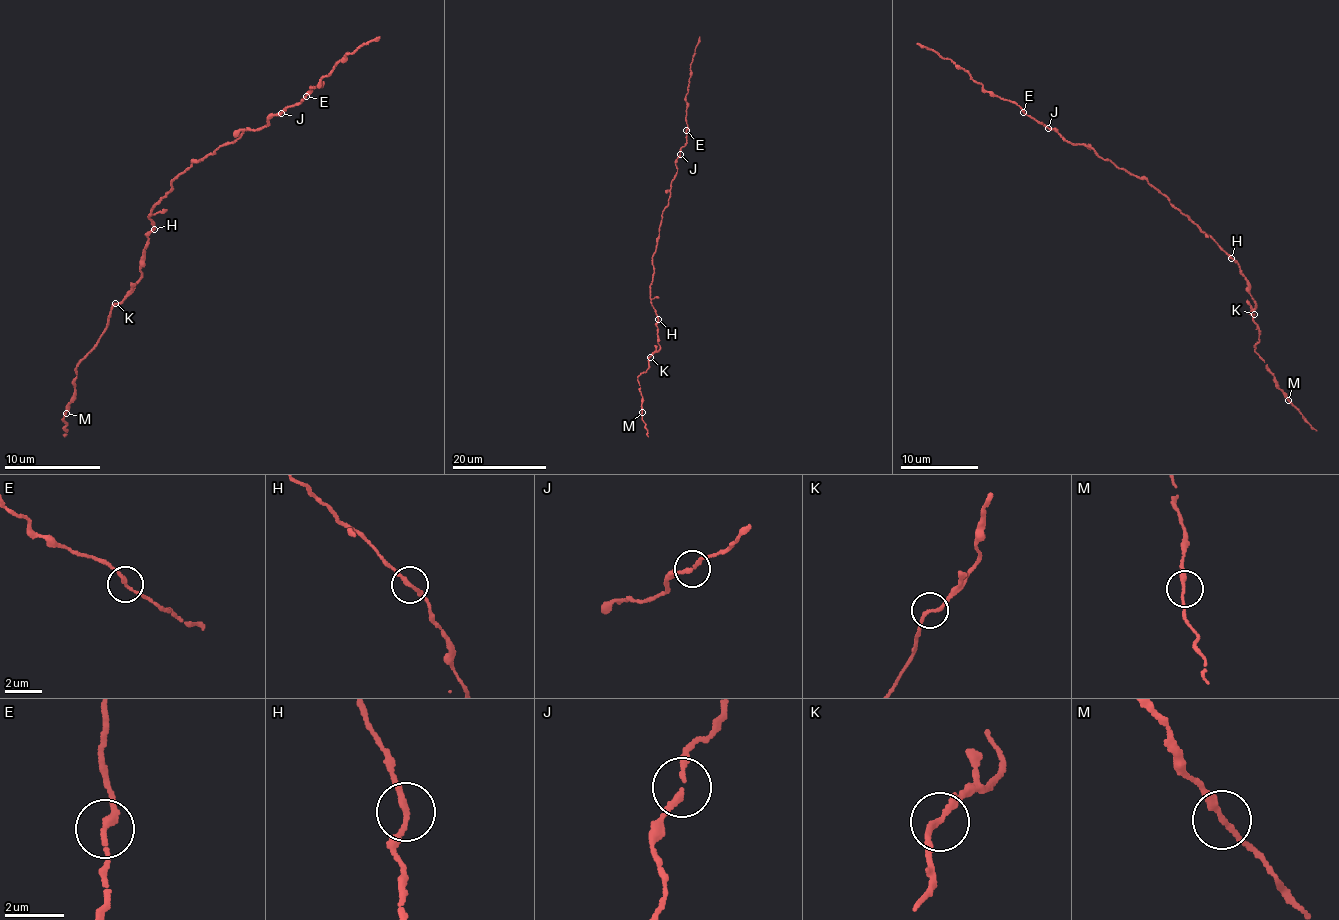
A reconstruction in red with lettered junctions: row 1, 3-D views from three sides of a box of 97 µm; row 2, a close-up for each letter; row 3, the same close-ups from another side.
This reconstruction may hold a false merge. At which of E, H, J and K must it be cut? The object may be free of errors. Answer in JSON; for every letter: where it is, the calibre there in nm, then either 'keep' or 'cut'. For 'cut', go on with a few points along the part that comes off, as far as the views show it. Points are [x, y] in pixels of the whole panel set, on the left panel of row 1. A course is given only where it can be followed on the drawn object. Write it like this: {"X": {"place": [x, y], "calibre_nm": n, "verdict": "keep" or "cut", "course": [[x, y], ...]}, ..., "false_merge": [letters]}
{"E": {"place": [306, 96], "calibre_nm": 190, "verdict": "keep"}, "H": {"place": [154, 229], "calibre_nm": 180, "verdict": "keep"}, "J": {"place": [281, 113], "calibre_nm": 180, "verdict": "keep"}, "K": {"place": [115, 303], "calibre_nm": 190, "verdict": "keep"}, "false_merge": []}

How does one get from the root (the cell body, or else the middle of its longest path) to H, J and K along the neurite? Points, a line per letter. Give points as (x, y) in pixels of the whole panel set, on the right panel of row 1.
H: (1160, 192), (1231, 258)
J: (1160, 192), (1146, 180), (1101, 158), (1092, 148), (1066, 140), (1049, 128)
K: (1160, 192), (1238, 264), (1240, 274), (1247, 281), (1247, 292), (1255, 302), (1250, 313), (1253, 314)

